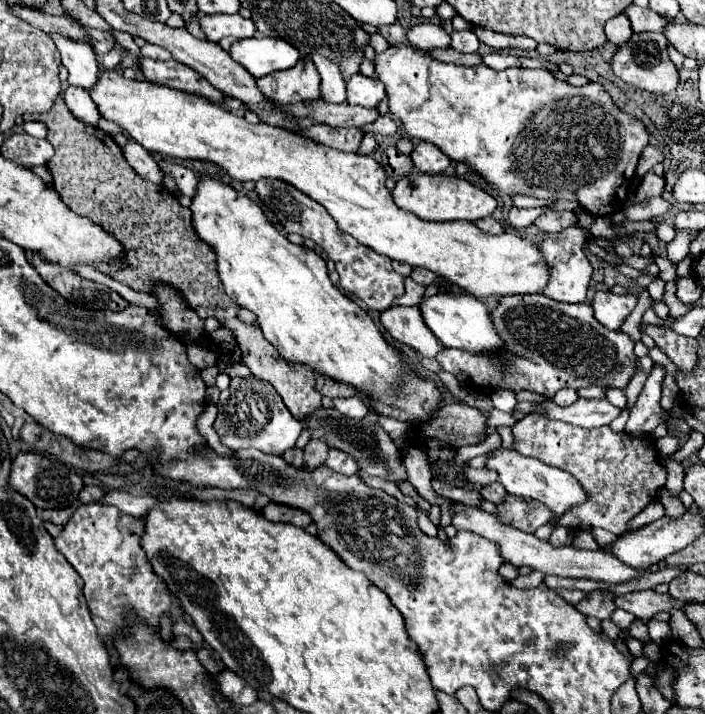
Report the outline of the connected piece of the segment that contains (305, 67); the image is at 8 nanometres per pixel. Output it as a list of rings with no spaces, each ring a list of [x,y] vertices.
[[[310,58],[298,60],[298,64],[284,72],[274,72],[256,80],[262,96],[274,100],[274,104],[294,104],[320,98],[320,76]]]

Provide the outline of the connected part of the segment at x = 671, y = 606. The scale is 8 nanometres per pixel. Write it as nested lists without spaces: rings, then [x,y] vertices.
[[[638,590],[628,592],[616,598],[616,606],[632,612],[638,620],[652,620],[662,610],[684,610],[686,602],[672,598],[670,594],[658,594],[654,590]]]

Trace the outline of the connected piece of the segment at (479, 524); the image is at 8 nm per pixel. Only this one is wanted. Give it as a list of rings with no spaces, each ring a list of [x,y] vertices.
[[[454,504],[452,524],[456,526],[456,530],[470,530],[470,532],[476,532],[476,534],[496,542],[500,546],[500,554],[504,556],[504,560],[518,568],[530,566],[544,574],[554,574],[554,576],[562,576],[562,578],[590,578],[590,580],[600,580],[606,584],[626,584],[634,578],[644,576],[644,572],[636,572],[636,568],[632,570],[632,568],[626,568],[626,564],[620,564],[620,560],[616,560],[616,556],[612,556],[612,552],[608,552],[606,548],[598,548],[598,550],[580,550],[576,546],[558,546],[556,548],[550,542],[536,538],[534,534],[520,532],[518,528],[512,528],[508,524],[500,524],[500,520],[496,520],[496,516],[492,516],[480,508]]]

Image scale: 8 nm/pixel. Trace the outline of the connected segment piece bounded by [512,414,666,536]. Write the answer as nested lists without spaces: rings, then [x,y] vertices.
[[[528,414],[518,420],[512,434],[520,454],[570,472],[588,492],[588,500],[568,510],[558,526],[572,530],[604,528],[620,536],[626,532],[628,522],[648,506],[666,484],[666,470],[660,466],[654,444],[648,438],[630,438],[624,432],[612,432],[608,426],[586,430],[538,414]]]

